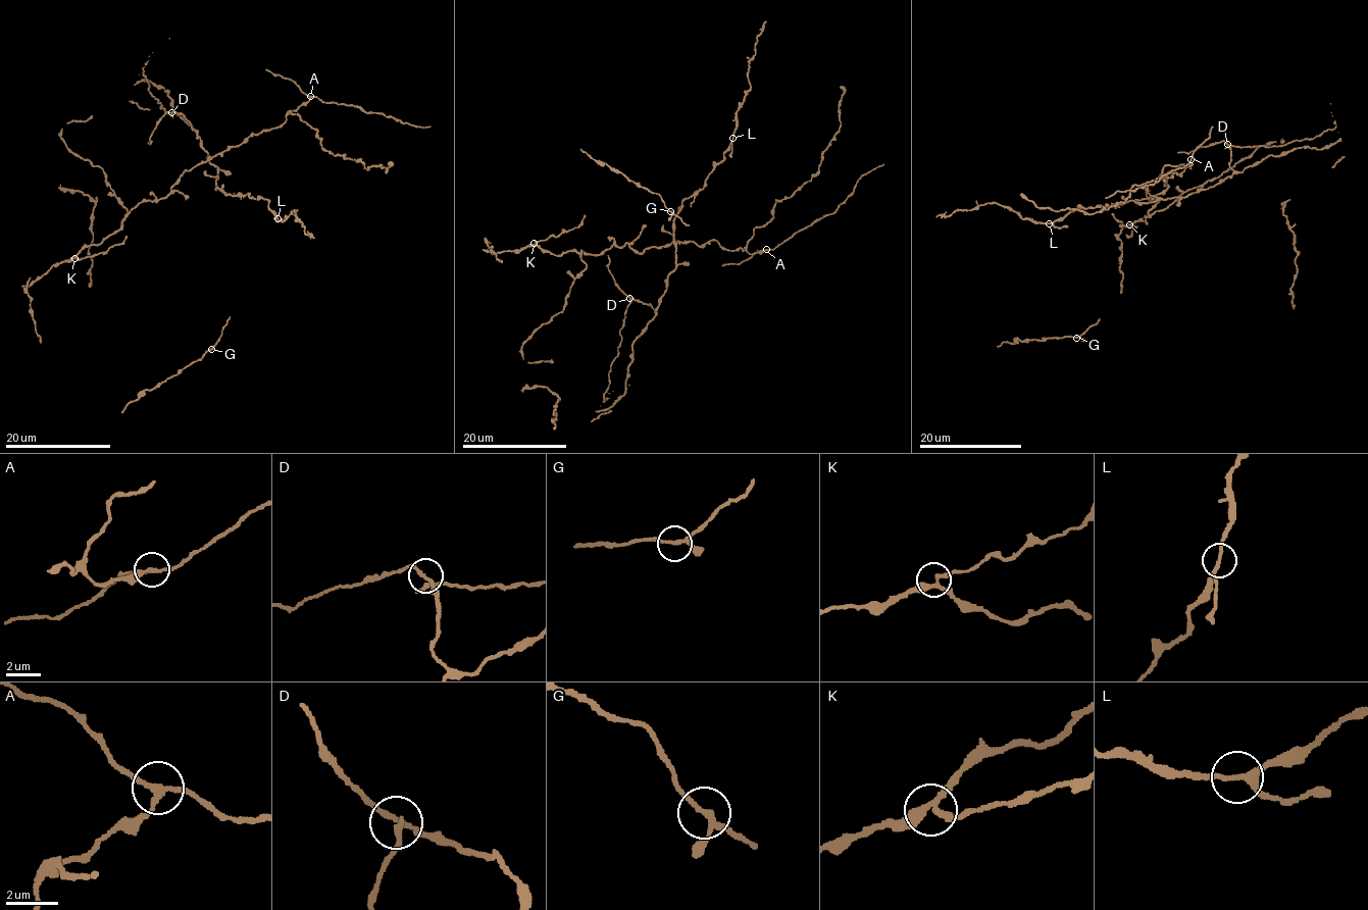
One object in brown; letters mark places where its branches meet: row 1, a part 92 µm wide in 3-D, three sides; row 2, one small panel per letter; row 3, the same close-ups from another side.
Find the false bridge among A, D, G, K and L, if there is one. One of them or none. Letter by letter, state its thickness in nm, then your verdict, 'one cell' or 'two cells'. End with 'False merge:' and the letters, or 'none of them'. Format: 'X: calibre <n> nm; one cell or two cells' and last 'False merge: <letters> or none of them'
A: calibre 180 nm; two cells
D: calibre 180 nm; one cell
G: calibre 160 nm; one cell
K: calibre 200 nm; one cell
L: calibre 170 nm; one cell
False merge: A

